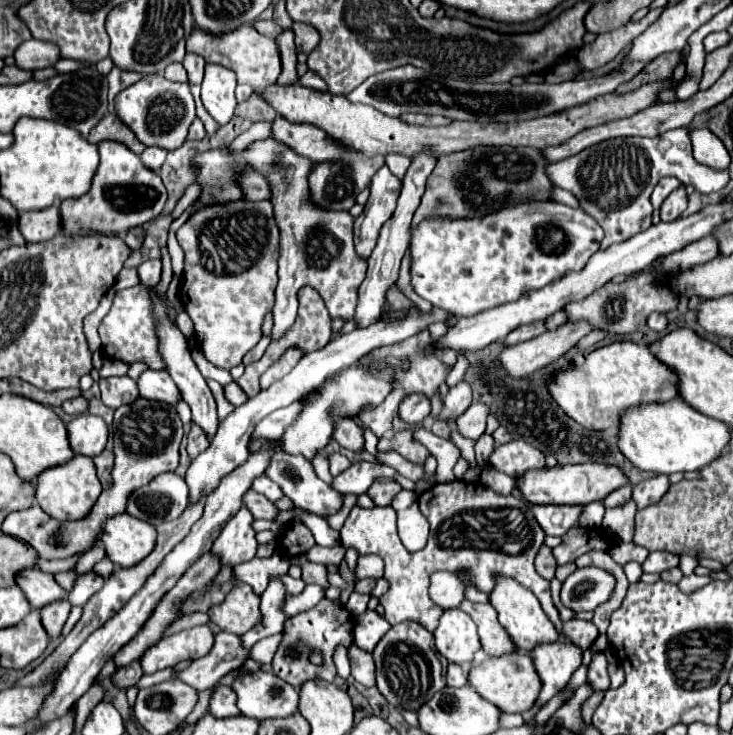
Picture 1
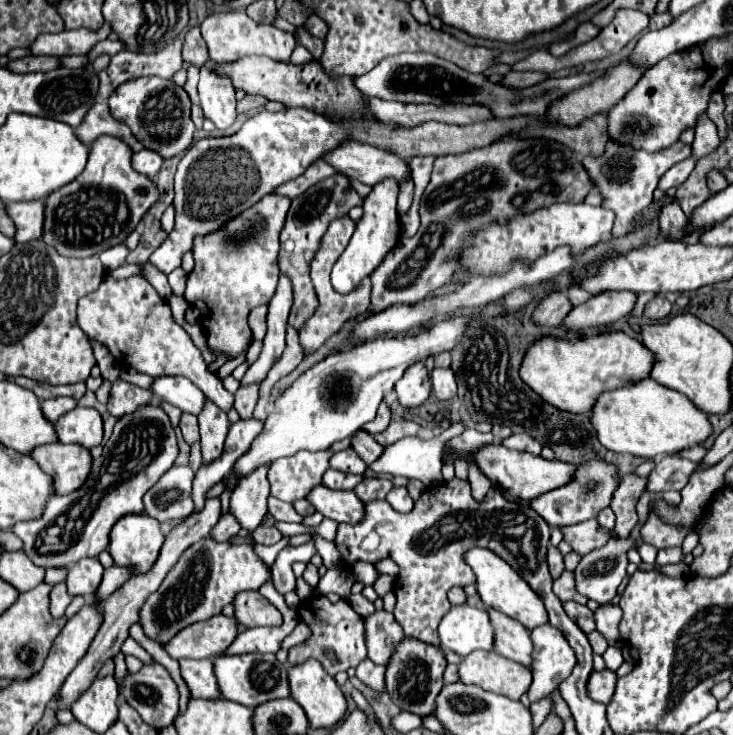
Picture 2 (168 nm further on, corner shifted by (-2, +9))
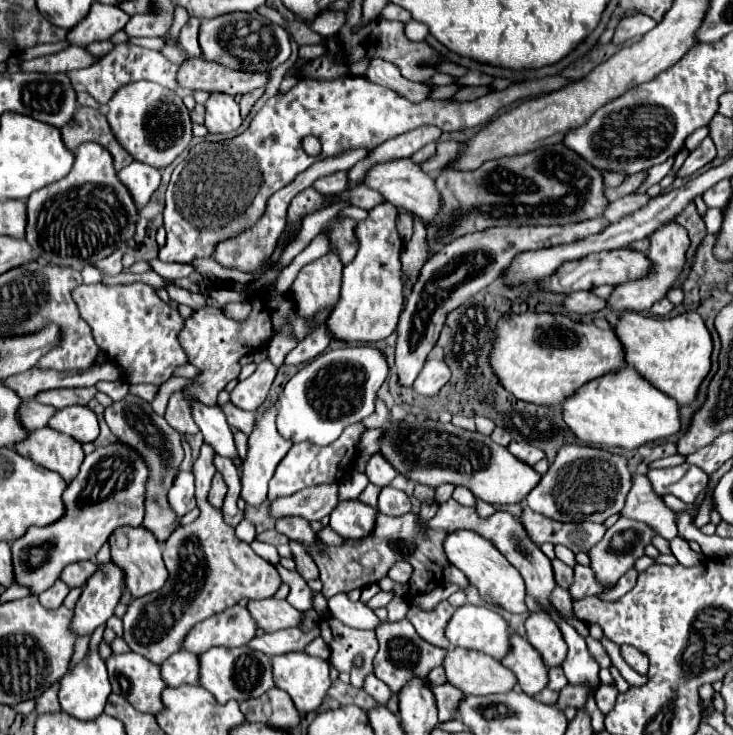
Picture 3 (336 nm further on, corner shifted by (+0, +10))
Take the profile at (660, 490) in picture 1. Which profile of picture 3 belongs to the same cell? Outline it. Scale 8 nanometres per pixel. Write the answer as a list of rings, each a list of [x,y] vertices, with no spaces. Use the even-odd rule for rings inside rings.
[[[680,465],[670,469],[650,469],[648,479],[658,495],[672,493],[684,503],[694,503],[696,495],[706,487],[708,477],[696,465]]]

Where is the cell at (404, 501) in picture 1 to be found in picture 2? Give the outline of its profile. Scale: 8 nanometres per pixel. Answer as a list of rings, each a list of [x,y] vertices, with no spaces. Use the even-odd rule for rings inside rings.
[[[404,486],[392,488],[392,490],[388,492],[386,500],[390,502],[390,506],[394,506],[394,508],[396,508],[398,512],[402,512],[402,514],[412,512],[412,508],[414,508],[414,500],[410,498],[410,494],[408,494],[408,490],[406,490]]]

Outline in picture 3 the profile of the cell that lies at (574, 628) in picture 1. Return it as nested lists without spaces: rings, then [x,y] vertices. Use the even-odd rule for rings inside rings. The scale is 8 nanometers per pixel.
[[[554,587],[554,591],[550,593],[550,603],[552,603],[558,611],[562,611],[562,613],[566,613],[566,615],[572,615],[572,609],[570,609],[572,597],[570,597],[570,593],[564,591],[562,587]]]

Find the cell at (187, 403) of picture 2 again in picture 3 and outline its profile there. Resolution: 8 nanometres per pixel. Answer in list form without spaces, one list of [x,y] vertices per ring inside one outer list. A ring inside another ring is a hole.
[[[194,401],[194,419],[204,435],[204,443],[210,445],[216,455],[238,459],[238,451],[234,445],[230,425],[226,423],[226,417],[220,407],[206,407]]]

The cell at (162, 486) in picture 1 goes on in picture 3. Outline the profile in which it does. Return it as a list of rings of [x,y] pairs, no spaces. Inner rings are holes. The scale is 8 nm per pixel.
[[[184,471],[178,473],[178,477],[174,479],[174,485],[168,493],[168,501],[170,501],[172,509],[176,511],[176,515],[180,515],[180,517],[196,507],[196,501],[194,501],[194,475],[192,473],[184,473]]]

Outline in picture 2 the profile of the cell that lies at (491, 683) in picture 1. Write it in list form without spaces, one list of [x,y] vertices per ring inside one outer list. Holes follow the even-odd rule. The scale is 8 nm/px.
[[[472,652],[460,662],[460,680],[484,690],[520,700],[528,692],[532,674],[528,666],[502,658],[496,652]]]

